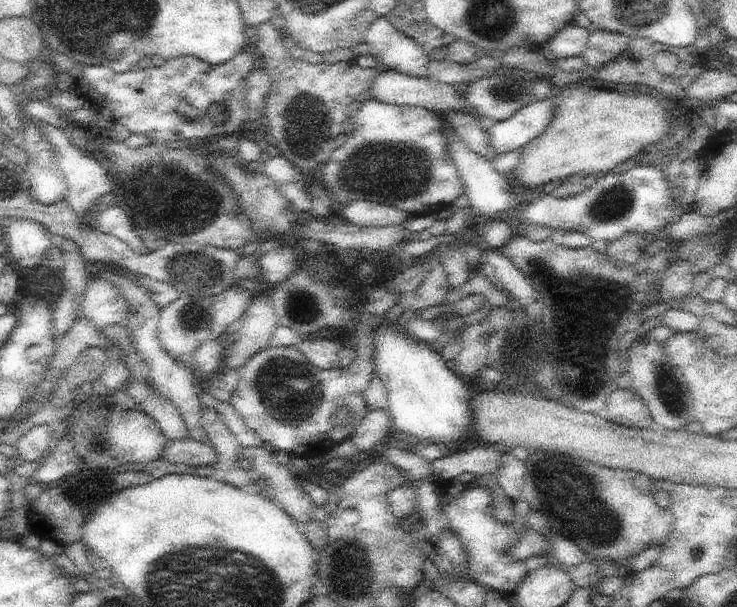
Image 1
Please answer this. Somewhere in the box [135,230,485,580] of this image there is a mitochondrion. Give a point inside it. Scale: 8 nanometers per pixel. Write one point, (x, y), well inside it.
(288, 391)

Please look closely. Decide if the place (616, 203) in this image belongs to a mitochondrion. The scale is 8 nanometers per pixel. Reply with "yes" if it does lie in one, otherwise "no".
yes

